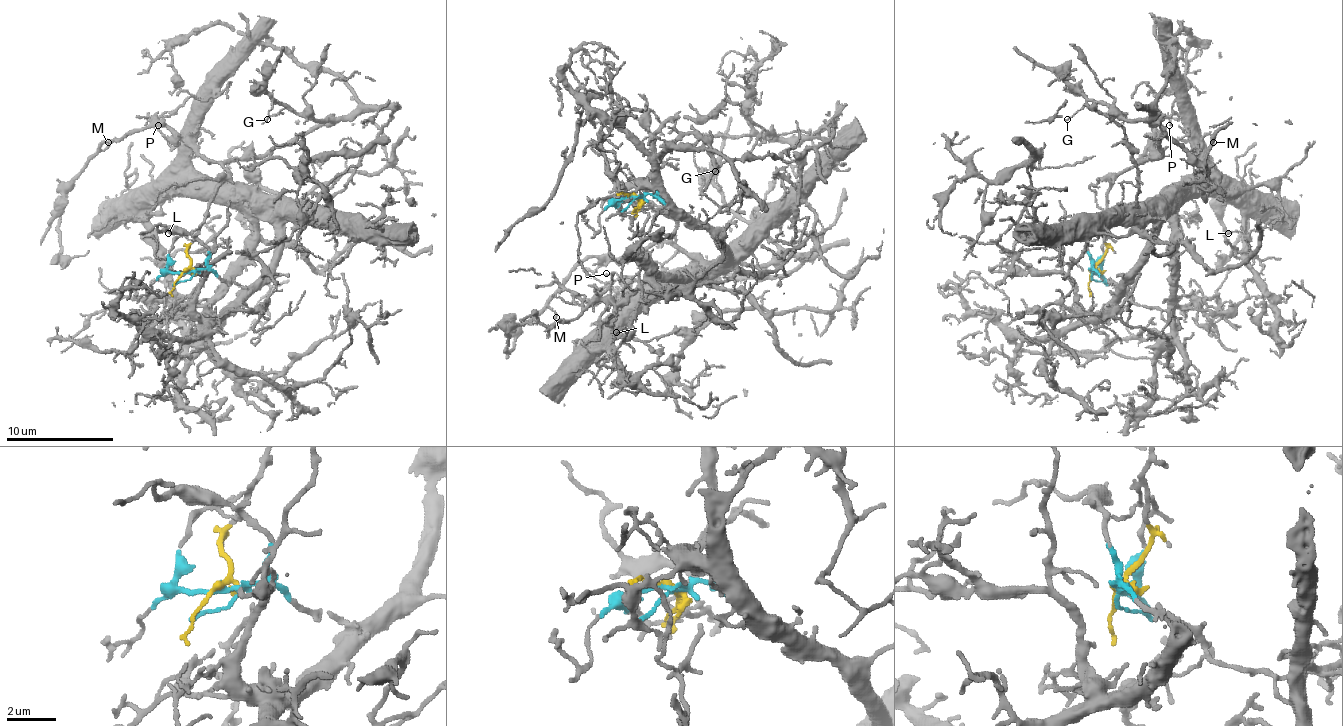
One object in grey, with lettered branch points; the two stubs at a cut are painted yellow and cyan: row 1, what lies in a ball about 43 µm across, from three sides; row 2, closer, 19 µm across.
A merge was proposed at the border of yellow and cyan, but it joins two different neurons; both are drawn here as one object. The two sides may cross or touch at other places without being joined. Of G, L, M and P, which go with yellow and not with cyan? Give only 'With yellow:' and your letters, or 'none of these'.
With yellow: G, M

